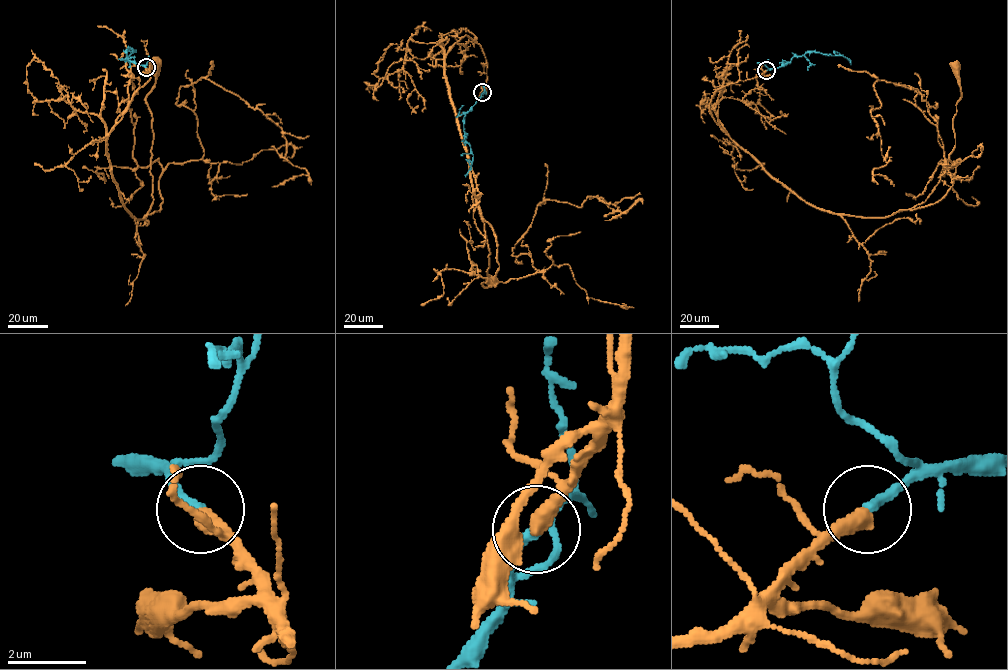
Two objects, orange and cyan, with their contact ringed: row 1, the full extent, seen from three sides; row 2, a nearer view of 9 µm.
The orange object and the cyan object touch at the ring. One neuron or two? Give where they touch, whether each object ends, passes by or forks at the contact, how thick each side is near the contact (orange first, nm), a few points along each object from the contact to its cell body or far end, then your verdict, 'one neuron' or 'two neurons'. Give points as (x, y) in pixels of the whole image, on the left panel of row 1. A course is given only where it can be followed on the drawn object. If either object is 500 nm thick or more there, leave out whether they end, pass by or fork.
(146, 67) | orange ends | cyan ends | 440/280 nm | orange via (146, 67), (150, 78), (107, 138), (112, 177), (136, 219), (152, 203), (146, 97), (156, 63) | cyan via (146, 67), (127, 58), (128, 48), (136, 51), (128, 56), (128, 61) | one neuron

